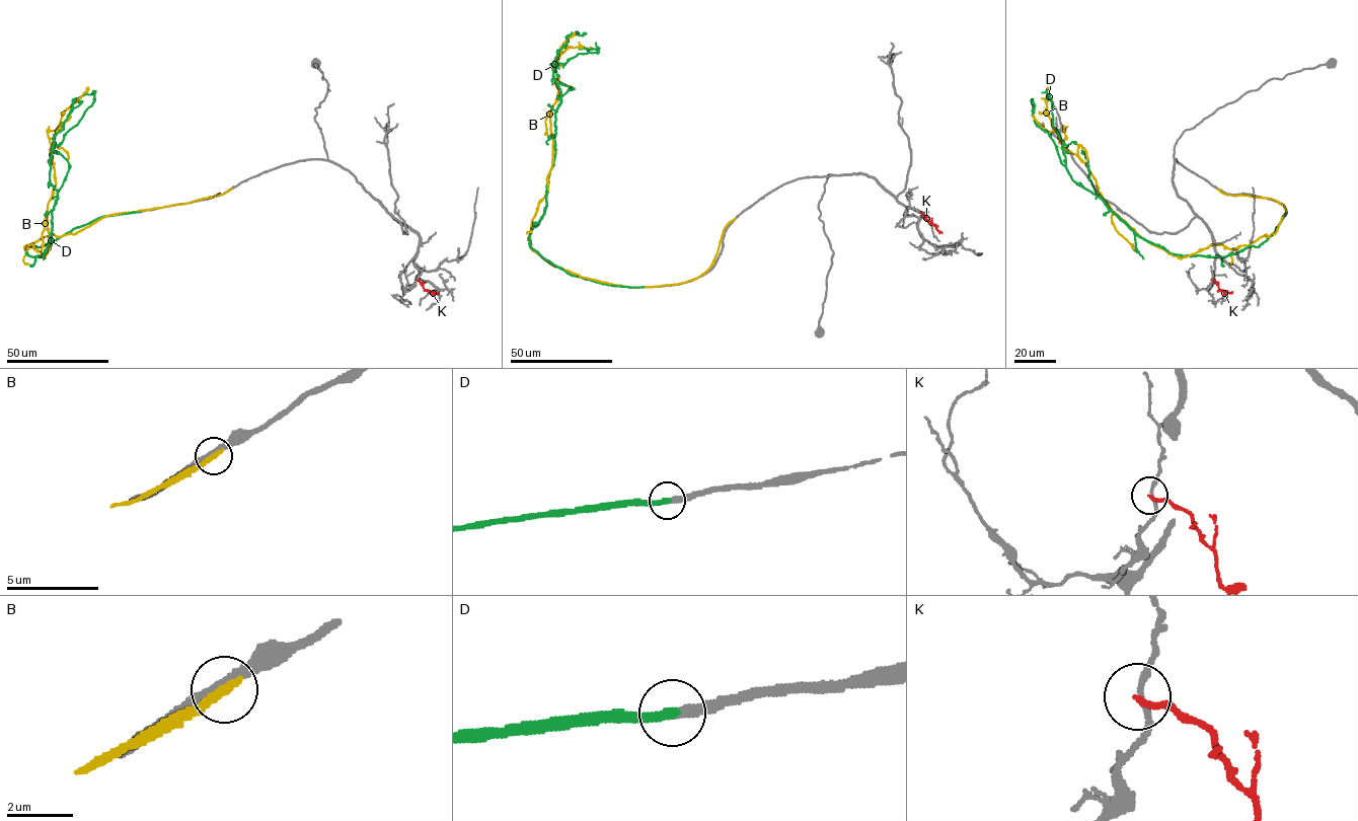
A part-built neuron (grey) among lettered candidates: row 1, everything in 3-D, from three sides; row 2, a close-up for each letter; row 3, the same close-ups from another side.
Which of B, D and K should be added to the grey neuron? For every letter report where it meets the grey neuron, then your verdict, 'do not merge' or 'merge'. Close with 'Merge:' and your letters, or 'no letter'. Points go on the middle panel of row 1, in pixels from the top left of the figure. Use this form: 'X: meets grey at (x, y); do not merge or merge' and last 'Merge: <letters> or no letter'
B: meets grey at (734, 219); do not merge
D: meets grey at (643, 287); merge
K: meets grey at (920, 212); do not merge
Merge: D

